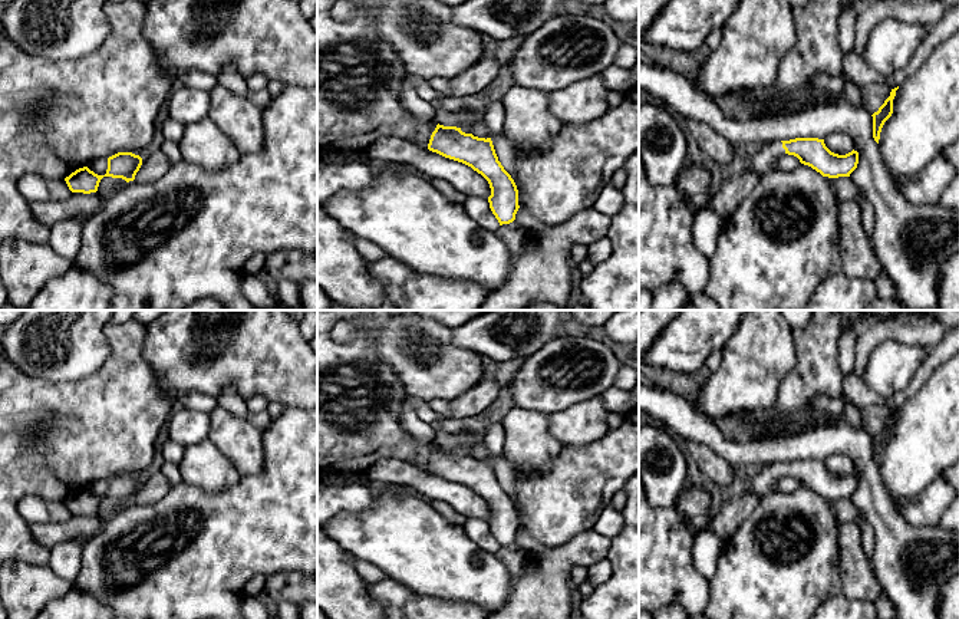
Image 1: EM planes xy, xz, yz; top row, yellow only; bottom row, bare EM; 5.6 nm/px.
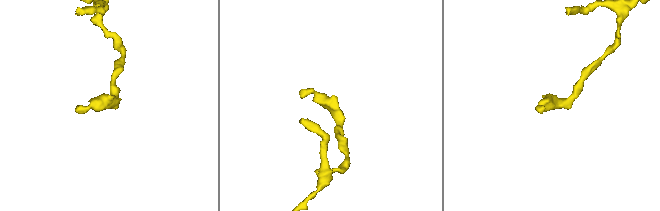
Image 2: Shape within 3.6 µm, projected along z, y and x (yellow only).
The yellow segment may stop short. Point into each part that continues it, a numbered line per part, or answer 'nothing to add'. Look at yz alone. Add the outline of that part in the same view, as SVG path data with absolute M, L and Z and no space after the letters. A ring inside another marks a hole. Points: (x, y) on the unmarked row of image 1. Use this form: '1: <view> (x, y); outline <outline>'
1: yz (764, 477); outline M781 462L757 467L754 468L748 491L765 497L772 491L775 481L781 477L785 477Z

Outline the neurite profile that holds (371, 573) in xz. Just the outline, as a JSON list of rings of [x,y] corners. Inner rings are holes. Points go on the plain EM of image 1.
[[[355,559],[355,566],[362,579],[368,583],[388,579],[388,574],[383,570],[366,560]]]

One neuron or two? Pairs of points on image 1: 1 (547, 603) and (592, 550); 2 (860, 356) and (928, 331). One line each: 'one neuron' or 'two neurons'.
1: one neuron
2: one neuron

